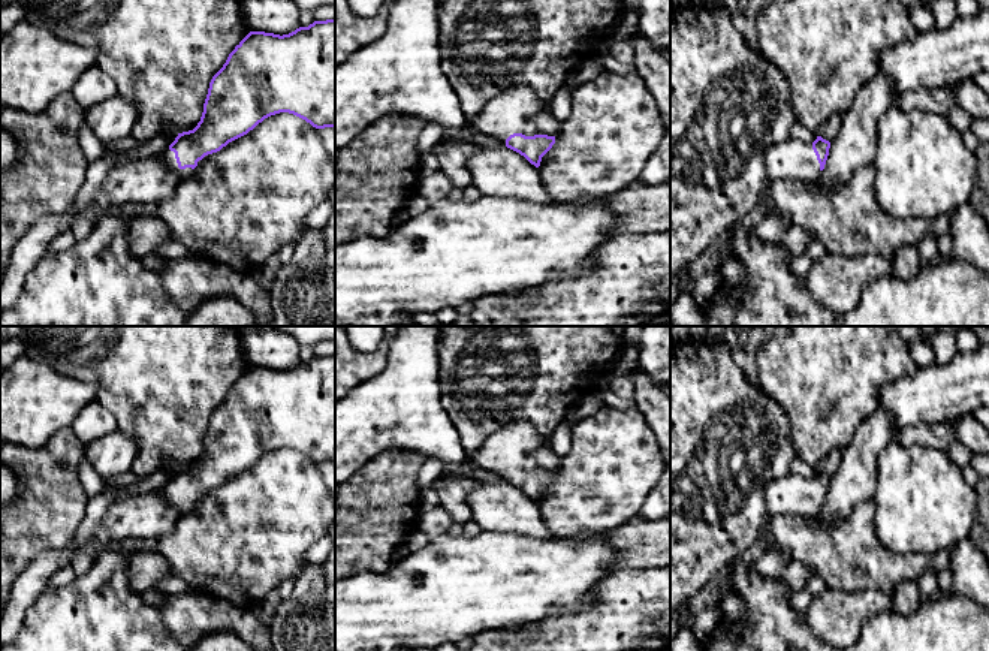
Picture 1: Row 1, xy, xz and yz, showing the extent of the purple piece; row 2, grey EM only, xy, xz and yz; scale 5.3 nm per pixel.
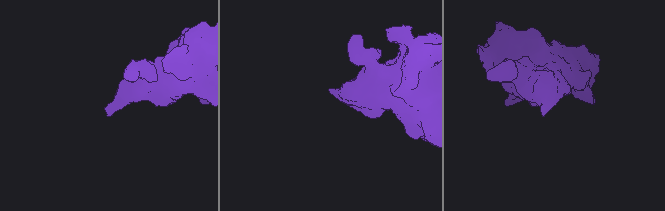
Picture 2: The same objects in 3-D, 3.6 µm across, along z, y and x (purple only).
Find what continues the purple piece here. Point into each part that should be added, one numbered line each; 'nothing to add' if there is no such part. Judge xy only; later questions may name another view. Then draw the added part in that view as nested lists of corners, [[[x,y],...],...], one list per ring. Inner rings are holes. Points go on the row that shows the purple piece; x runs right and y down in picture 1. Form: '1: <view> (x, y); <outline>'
1: xy (166, 156); [[[165,148],[162,153],[154,154],[154,157],[162,160],[171,171],[174,171],[180,180],[184,180],[195,172],[195,169],[192,168],[180,169],[175,159],[175,153],[171,151],[169,148]]]

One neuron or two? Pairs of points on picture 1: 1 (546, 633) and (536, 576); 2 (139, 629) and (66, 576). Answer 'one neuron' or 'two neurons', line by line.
1: two neurons
2: two neurons

